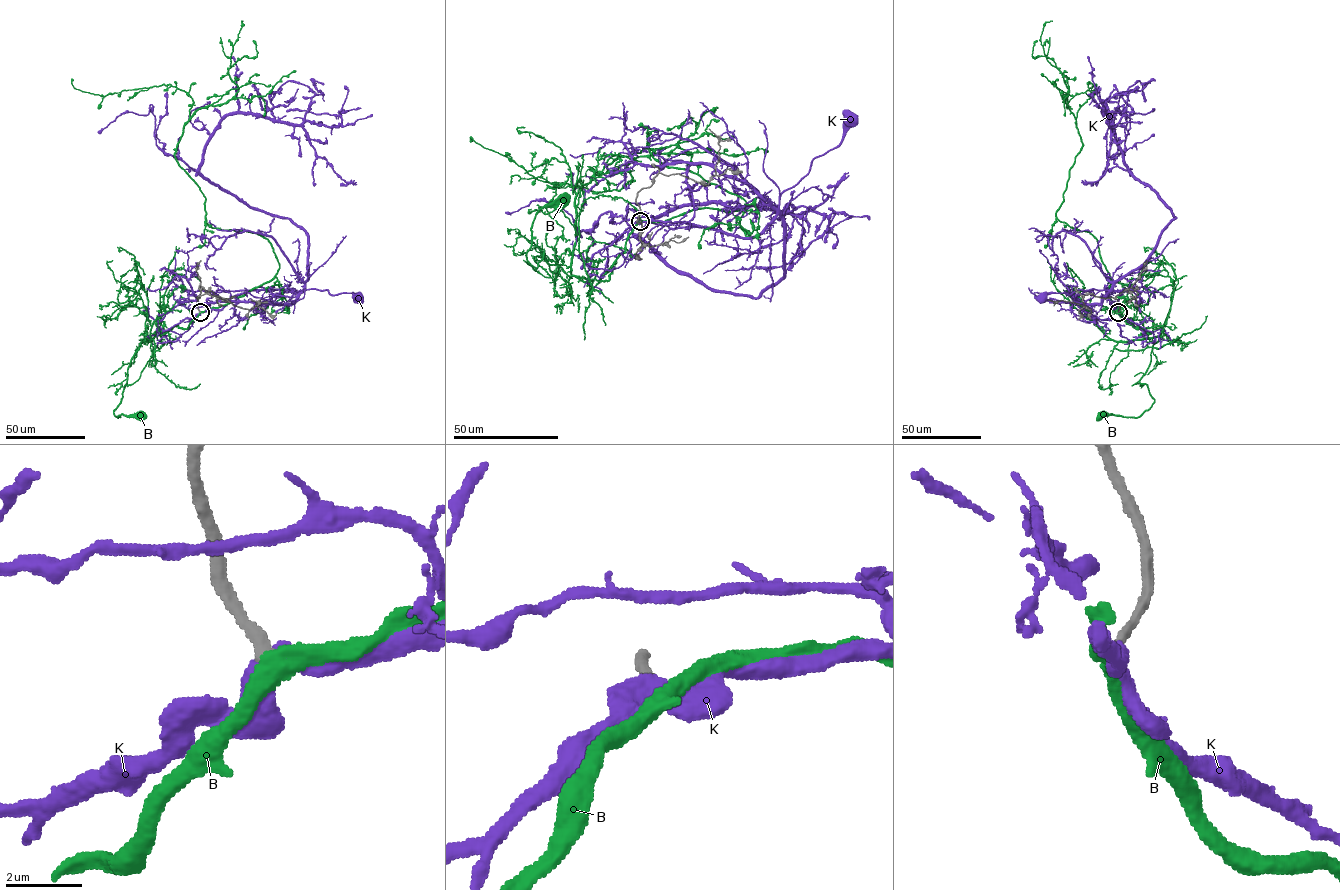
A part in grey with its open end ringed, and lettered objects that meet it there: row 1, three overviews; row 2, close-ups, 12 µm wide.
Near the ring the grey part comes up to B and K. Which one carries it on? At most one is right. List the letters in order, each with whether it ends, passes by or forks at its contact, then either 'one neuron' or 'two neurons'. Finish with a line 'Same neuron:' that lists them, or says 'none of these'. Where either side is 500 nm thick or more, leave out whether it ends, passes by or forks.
B: it passes by | one neuron
K: it passes by | two neurons
Same neuron: B

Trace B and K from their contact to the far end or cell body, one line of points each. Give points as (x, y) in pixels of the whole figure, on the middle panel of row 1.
B: (641, 221), (608, 280), (569, 276), (545, 260), (544, 250), (535, 269), (526, 252), (535, 214), (562, 199)
K: (641, 221), (686, 222), (755, 236), (777, 213), (779, 196), (808, 173), (816, 158), (839, 143), (848, 117)

